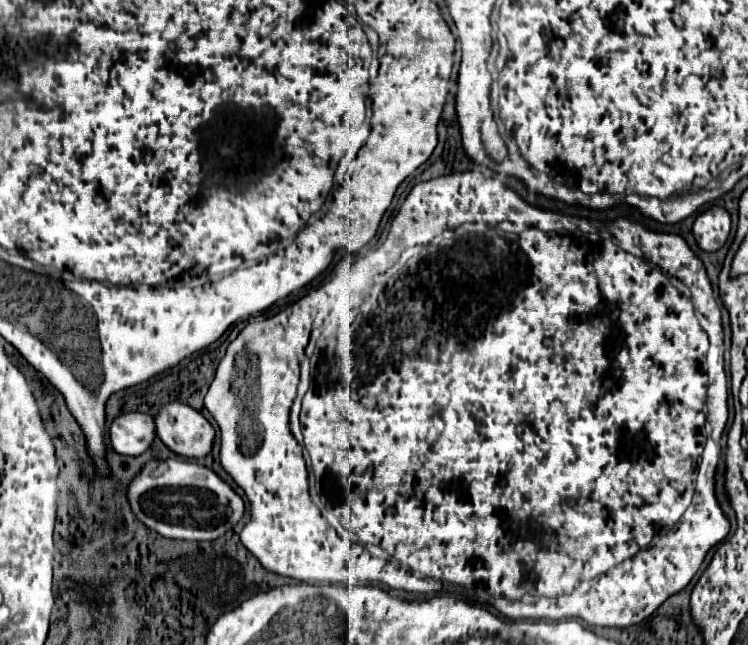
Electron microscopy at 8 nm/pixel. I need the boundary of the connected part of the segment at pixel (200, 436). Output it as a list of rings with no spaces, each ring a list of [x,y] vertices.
[[[183,402],[163,404],[155,414],[155,430],[169,450],[185,458],[209,454],[215,436],[205,416]]]

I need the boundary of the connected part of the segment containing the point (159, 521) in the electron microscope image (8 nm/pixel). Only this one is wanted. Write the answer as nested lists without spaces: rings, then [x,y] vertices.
[[[169,460],[169,470],[159,476],[153,478],[149,476],[151,468],[143,466],[143,470],[129,482],[127,486],[127,502],[131,506],[131,512],[135,514],[135,518],[139,522],[143,522],[147,528],[155,530],[157,534],[165,536],[165,538],[173,538],[173,540],[215,540],[219,536],[223,536],[229,528],[233,528],[235,522],[241,520],[243,516],[243,500],[233,492],[233,488],[223,482],[213,470],[209,470],[207,466],[201,466],[197,462],[189,462],[189,460]]]

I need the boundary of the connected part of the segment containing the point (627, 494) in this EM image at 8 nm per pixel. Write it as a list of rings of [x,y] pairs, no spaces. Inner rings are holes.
[[[465,170],[465,172],[451,172],[451,174],[447,174],[447,176],[439,176],[439,178],[433,178],[433,180],[427,180],[427,182],[419,182],[419,184],[415,184],[415,186],[413,186],[413,190],[411,190],[411,192],[409,192],[409,196],[407,196],[407,198],[405,198],[405,202],[403,202],[403,204],[401,204],[401,208],[399,208],[399,212],[397,212],[397,216],[395,216],[395,218],[393,218],[393,222],[391,222],[391,230],[389,230],[389,238],[387,238],[387,240],[385,240],[385,241],[384,241],[384,242],[383,242],[383,243],[382,243],[382,244],[381,244],[381,245],[380,245],[380,247],[378,247],[378,250],[377,250],[377,251],[365,251],[365,250],[366,250],[366,249],[367,249],[367,248],[368,248],[368,247],[369,247],[369,245],[371,245],[371,244],[370,244],[370,242],[371,242],[371,241],[369,241],[369,242],[368,242],[368,243],[367,243],[367,244],[365,244],[365,246],[363,246],[363,248],[359,248],[359,250],[357,250],[357,252],[349,252],[349,250],[345,250],[345,251],[346,251],[346,253],[345,253],[345,254],[344,254],[344,255],[343,255],[343,257],[342,257],[342,258],[341,258],[341,259],[340,259],[340,261],[339,261],[339,262],[338,262],[338,263],[337,263],[337,264],[336,264],[336,265],[335,265],[335,267],[334,267],[334,269],[333,269],[333,271],[332,271],[332,273],[331,273],[331,274],[330,274],[330,275],[329,275],[329,277],[328,277],[328,278],[327,278],[327,279],[326,279],[326,281],[325,281],[325,282],[324,282],[324,283],[323,283],[323,284],[322,284],[322,285],[321,285],[321,286],[320,286],[320,287],[318,287],[318,288],[316,288],[316,289],[311,289],[311,290],[310,290],[310,291],[309,291],[309,292],[308,292],[308,293],[307,293],[307,296],[303,296],[303,298],[301,298],[301,300],[297,300],[297,302],[295,302],[295,304],[291,304],[291,306],[287,306],[287,308],[285,308],[285,310],[281,310],[281,312],[279,312],[279,314],[275,314],[275,316],[273,316],[273,318],[265,318],[265,320],[257,320],[257,322],[249,322],[249,324],[247,324],[247,326],[245,326],[245,328],[243,328],[243,330],[241,330],[241,332],[239,332],[239,336],[237,336],[237,338],[235,338],[235,340],[233,340],[233,342],[231,342],[231,344],[229,344],[229,346],[227,346],[227,352],[225,352],[225,356],[223,356],[223,358],[221,358],[221,362],[219,362],[219,366],[217,366],[217,374],[215,374],[215,380],[213,380],[213,382],[211,382],[211,386],[209,386],[209,392],[207,392],[207,394],[205,394],[205,408],[207,408],[207,410],[209,410],[209,412],[211,412],[211,416],[213,416],[213,418],[215,418],[215,422],[217,422],[217,424],[219,424],[219,430],[221,430],[221,466],[223,466],[223,468],[225,468],[225,472],[227,472],[227,474],[229,474],[229,476],[231,476],[231,478],[233,478],[233,480],[235,480],[235,484],[237,484],[237,486],[241,486],[241,488],[243,488],[243,492],[245,492],[245,496],[247,496],[247,500],[249,500],[249,508],[251,508],[251,518],[249,518],[249,522],[247,522],[247,524],[245,524],[245,526],[243,526],[243,530],[241,530],[241,542],[243,542],[243,546],[245,546],[245,548],[247,548],[247,550],[249,550],[249,552],[251,552],[251,554],[253,554],[253,556],[255,556],[255,558],[257,558],[257,560],[259,560],[259,562],[261,562],[261,564],[263,564],[263,568],[265,568],[265,570],[269,570],[269,572],[275,572],[275,574],[279,574],[279,576],[287,576],[287,578],[293,578],[293,580],[299,580],[299,582],[303,582],[303,584],[343,584],[343,582],[345,582],[345,584],[347,584],[347,582],[349,582],[349,584],[365,584],[365,582],[381,582],[381,584],[385,584],[385,586],[389,586],[389,588],[393,588],[393,590],[405,590],[405,592],[411,592],[411,594],[439,594],[439,582],[451,582],[451,586],[443,586],[443,590],[445,590],[445,588],[447,588],[447,592],[459,592],[459,594],[463,594],[463,596],[465,596],[465,598],[471,598],[471,600],[473,600],[473,602],[479,602],[479,604],[491,604],[491,606],[493,606],[493,608],[495,608],[495,610],[499,610],[499,612],[501,612],[501,614],[503,614],[503,616],[507,616],[507,618],[515,618],[515,620],[519,620],[519,618],[549,618],[549,620],[561,620],[561,618],[571,618],[571,619],[572,619],[572,618],[579,618],[579,619],[580,619],[580,618],[581,618],[581,620],[585,620],[585,622],[587,622],[587,624],[589,624],[589,626],[601,626],[601,628],[603,628],[603,626],[615,626],[615,628],[627,628],[627,626],[633,626],[633,624],[639,624],[639,622],[641,622],[641,620],[645,620],[645,618],[647,618],[647,616],[649,616],[649,614],[653,614],[653,612],[655,612],[655,610],[657,610],[657,608],[659,608],[659,606],[661,606],[661,604],[663,604],[663,602],[665,602],[665,600],[667,600],[667,598],[669,598],[669,596],[673,596],[673,594],[675,594],[675,592],[679,592],[679,590],[683,590],[683,588],[685,588],[685,586],[687,586],[687,584],[689,584],[689,582],[691,582],[691,578],[693,578],[693,576],[695,576],[695,572],[697,572],[697,570],[699,570],[699,566],[701,566],[701,562],[703,562],[703,558],[705,558],[705,554],[707,554],[707,550],[709,550],[709,548],[711,548],[711,546],[715,546],[715,544],[719,544],[719,542],[721,542],[721,540],[723,540],[723,538],[725,538],[725,536],[727,536],[727,534],[729,534],[729,518],[727,518],[727,516],[725,516],[725,514],[723,514],[723,510],[721,510],[721,504],[719,504],[719,500],[717,500],[717,494],[715,494],[715,482],[713,482],[713,476],[715,476],[715,472],[711,472],[711,471],[710,471],[710,470],[709,470],[709,476],[703,476],[703,474],[699,474],[699,472],[701,472],[701,470],[699,470],[699,468],[701,468],[701,466],[707,466],[707,459],[709,459],[709,460],[710,460],[710,464],[711,464],[711,466],[715,466],[715,464],[717,464],[717,465],[718,465],[718,461],[719,461],[719,458],[720,458],[720,452],[721,452],[721,446],[720,446],[720,445],[707,445],[707,444],[706,444],[706,445],[705,445],[705,440],[707,440],[707,430],[705,430],[705,398],[707,398],[707,414],[727,414],[727,396],[729,396],[729,392],[727,392],[727,376],[725,376],[725,368],[723,368],[723,320],[721,320],[721,310],[719,310],[719,306],[717,306],[717,300],[715,300],[715,296],[713,296],[713,286],[711,286],[711,280],[709,280],[709,276],[707,276],[707,270],[705,270],[705,266],[703,266],[703,262],[701,262],[701,260],[699,260],[699,256],[697,256],[697,254],[695,254],[695,252],[693,252],[693,250],[691,250],[691,246],[689,246],[689,244],[687,244],[687,242],[685,242],[685,240],[683,240],[683,238],[681,238],[681,236],[677,236],[677,234],[665,234],[665,232],[651,232],[651,230],[649,230],[649,228],[647,228],[647,226],[643,226],[643,224],[641,224],[641,222],[637,222],[637,220],[633,220],[633,218],[627,218],[627,216],[619,216],[619,218],[615,218],[615,220],[605,220],[605,222],[599,222],[599,220],[589,220],[589,218],[577,218],[577,216],[565,216],[565,214],[559,214],[559,212],[555,212],[555,210],[553,210],[553,212],[551,212],[551,210],[545,210],[545,208],[539,208],[539,206],[533,206],[533,204],[529,204],[529,202],[525,202],[525,200],[523,200],[523,198],[521,198],[521,196],[519,196],[519,194],[517,194],[517,192],[515,192],[515,190],[513,190],[513,188],[509,188],[509,186],[505,186],[505,184],[503,184],[503,182],[499,182],[499,180],[497,180],[497,178],[489,178],[489,176],[485,176],[485,174],[483,174],[483,172],[479,172],[479,170]],[[463,222],[487,222],[487,224],[488,224],[488,225],[493,225],[493,224],[501,224],[501,225],[504,225],[504,230],[505,230],[505,229],[506,229],[506,230],[505,230],[505,232],[503,232],[503,230],[501,230],[501,228],[489,228],[489,230],[487,230],[487,232],[481,232],[481,234],[475,234],[475,232],[471,232],[471,234],[465,234],[465,236],[457,236],[457,238],[453,238],[453,240],[443,240],[443,242],[441,242],[441,244],[439,244],[439,246],[431,246],[431,242],[432,242],[432,241],[431,241],[431,240],[433,240],[433,238],[435,238],[435,236],[437,236],[437,234],[441,234],[441,232],[443,232],[443,230],[447,230],[447,228],[457,228],[457,226],[459,226],[459,224],[463,224]],[[559,226],[561,226],[561,228],[565,228],[565,230],[571,230],[571,228],[575,228],[575,226],[577,226],[577,228],[581,228],[581,230],[585,230],[585,226],[587,226],[587,228],[589,228],[589,230],[591,230],[591,226],[595,226],[595,230],[607,230],[607,232],[609,232],[609,234],[611,234],[611,236],[613,236],[613,238],[615,238],[615,240],[617,240],[617,242],[619,242],[619,244],[621,244],[621,246],[623,246],[623,248],[621,248],[621,246],[619,246],[619,244],[617,244],[617,242],[613,242],[613,240],[611,240],[611,238],[607,238],[607,236],[605,236],[605,238],[603,238],[603,236],[601,236],[601,234],[599,234],[599,232],[595,232],[595,234],[569,234],[569,232],[543,232],[543,230],[559,230]],[[371,252],[373,252],[373,268],[375,268],[375,272],[377,272],[377,274],[375,274],[375,276],[373,276],[373,274],[371,274],[371,282],[365,282],[365,272],[363,272],[363,256],[367,256],[367,254],[371,254]],[[665,272],[667,272],[667,274],[673,274],[673,276],[677,276],[677,278],[679,278],[679,280],[683,280],[683,282],[685,282],[685,284],[687,284],[687,286],[689,286],[689,290],[691,290],[691,298],[693,298],[693,300],[691,300],[691,298],[685,298],[685,296],[683,296],[683,294],[681,294],[681,292],[679,292],[679,290],[677,290],[677,288],[675,288],[675,286],[673,286],[673,284],[671,284],[671,278],[669,278],[669,276],[667,276],[667,274],[665,274]],[[423,318],[425,318],[425,350],[423,350],[423,338],[419,338],[419,322],[423,322]],[[322,319],[324,319],[324,320],[325,320],[325,322],[323,322],[323,326],[325,326],[325,330],[323,330],[323,332],[321,332],[321,336],[319,336],[319,340],[317,340],[317,348],[315,348],[315,345],[316,345],[316,343],[309,343],[309,340],[310,340],[310,335],[311,335],[311,330],[319,330],[319,329],[313,329],[313,324],[320,324],[320,321],[321,321],[321,320],[322,320]],[[305,348],[306,348],[306,356],[307,356],[307,358],[308,358],[308,359],[309,359],[309,358],[310,358],[310,357],[311,357],[311,371],[300,371],[300,384],[299,384],[299,362],[301,362],[301,360],[299,360],[299,358],[305,358]],[[233,384],[239,384],[239,398],[237,398],[237,392],[235,392],[235,388],[233,388]],[[302,442],[303,442],[303,444],[305,444],[305,446],[313,446],[313,450],[315,450],[315,454],[311,454],[311,452],[309,452],[309,456],[311,456],[311,464],[313,464],[313,466],[311,466],[311,468],[313,468],[313,474],[315,474],[315,480],[317,480],[317,490],[319,490],[319,493],[318,493],[318,492],[316,492],[316,491],[315,491],[315,490],[313,490],[313,489],[311,489],[311,490],[310,490],[310,491],[311,491],[311,495],[312,495],[312,500],[313,500],[313,502],[314,502],[314,503],[315,503],[315,506],[313,506],[313,502],[311,502],[311,496],[309,496],[309,482],[307,482],[307,466],[305,466],[305,462],[303,462],[303,456],[301,456],[301,446],[299,446],[299,443],[302,443]],[[321,496],[323,496],[323,500],[329,500],[329,504],[331,504],[331,514],[335,514],[335,516],[334,516],[334,515],[331,515],[331,514],[330,514],[330,512],[329,512],[329,511],[328,511],[328,510],[327,510],[327,509],[323,509],[323,504],[322,504],[322,503],[321,503],[321,500],[320,500],[320,498],[321,498]]]

